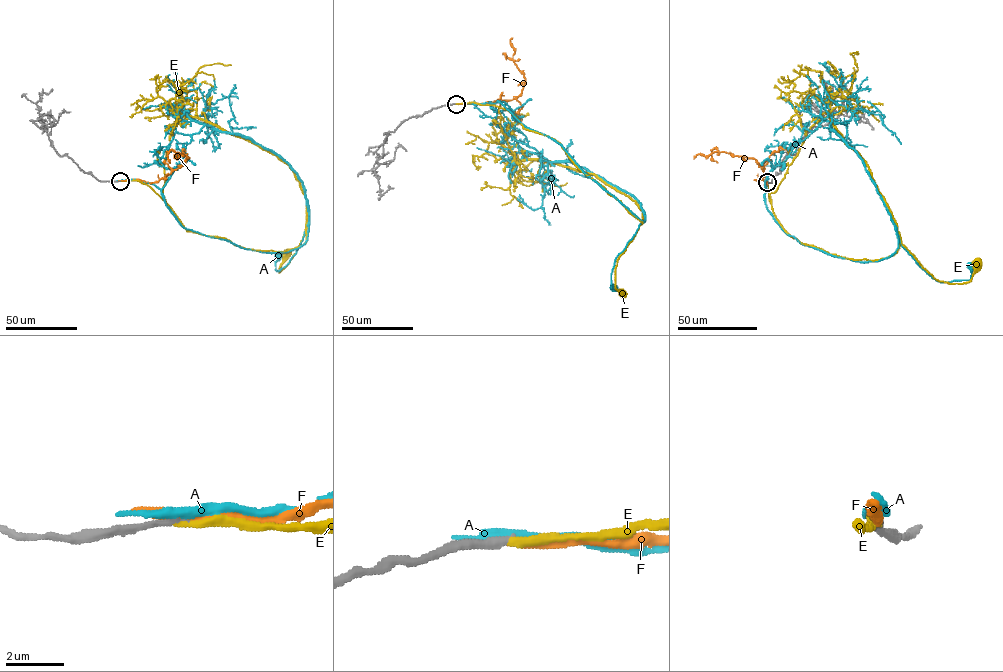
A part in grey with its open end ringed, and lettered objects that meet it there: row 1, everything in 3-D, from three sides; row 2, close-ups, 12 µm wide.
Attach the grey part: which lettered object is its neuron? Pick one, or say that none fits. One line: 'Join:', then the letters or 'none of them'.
Join: E

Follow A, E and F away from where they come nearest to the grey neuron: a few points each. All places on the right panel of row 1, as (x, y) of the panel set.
A: (767, 182), (768, 210), (801, 244), (876, 261), (896, 250), (896, 229), (939, 282), (970, 280), (971, 266)
E: (767, 182), (774, 214), (802, 244), (874, 260), (897, 250), (897, 227), (940, 281), (968, 282), (978, 262)
F: (767, 182), (766, 185), (763, 170), (755, 159), (713, 152), (705, 157), (699, 154), (693, 159)

